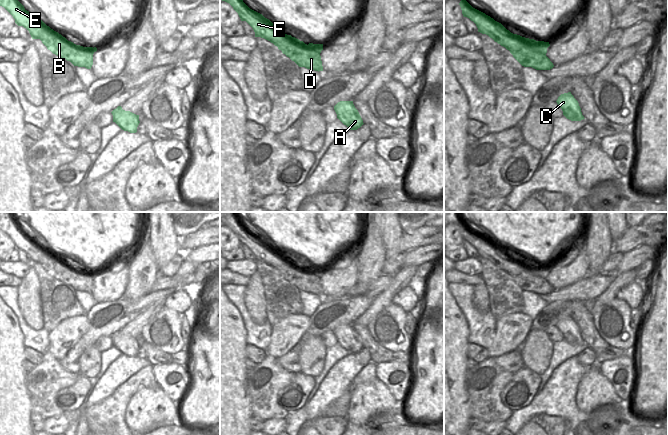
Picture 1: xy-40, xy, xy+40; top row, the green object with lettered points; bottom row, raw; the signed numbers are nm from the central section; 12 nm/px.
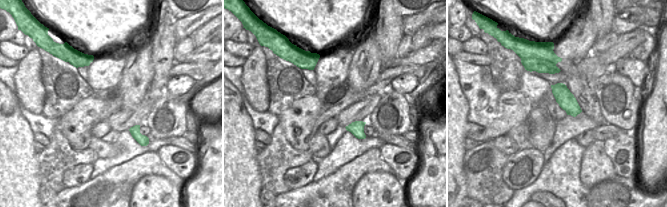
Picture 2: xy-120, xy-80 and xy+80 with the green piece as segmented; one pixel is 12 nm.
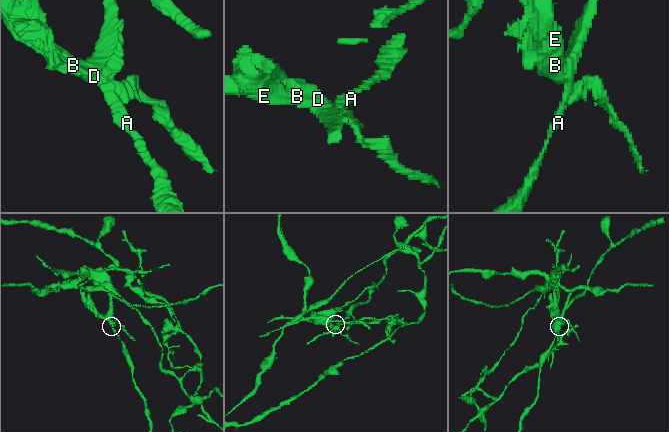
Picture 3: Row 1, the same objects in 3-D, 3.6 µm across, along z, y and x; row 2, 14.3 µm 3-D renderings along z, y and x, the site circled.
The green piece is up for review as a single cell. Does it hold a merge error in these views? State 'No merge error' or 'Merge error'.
Merge error.

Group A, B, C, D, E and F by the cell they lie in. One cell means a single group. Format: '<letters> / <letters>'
A C / B D E F

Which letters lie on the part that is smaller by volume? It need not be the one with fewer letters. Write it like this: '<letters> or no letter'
A, C

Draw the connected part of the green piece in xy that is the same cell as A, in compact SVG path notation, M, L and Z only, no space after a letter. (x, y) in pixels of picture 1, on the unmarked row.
M340 325L334 330L334 334L337 342L350 354L357 354L364 348L353 325Z

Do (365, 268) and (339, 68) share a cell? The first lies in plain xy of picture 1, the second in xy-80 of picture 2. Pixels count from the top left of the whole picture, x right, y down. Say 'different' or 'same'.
different

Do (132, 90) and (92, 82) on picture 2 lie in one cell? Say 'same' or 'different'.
different

